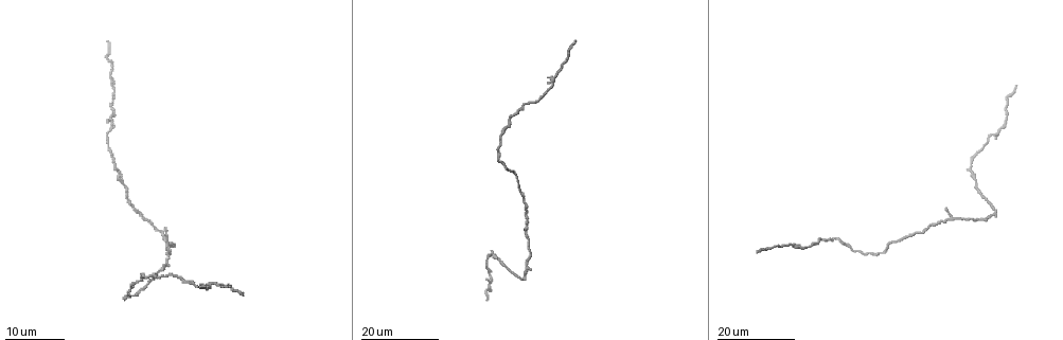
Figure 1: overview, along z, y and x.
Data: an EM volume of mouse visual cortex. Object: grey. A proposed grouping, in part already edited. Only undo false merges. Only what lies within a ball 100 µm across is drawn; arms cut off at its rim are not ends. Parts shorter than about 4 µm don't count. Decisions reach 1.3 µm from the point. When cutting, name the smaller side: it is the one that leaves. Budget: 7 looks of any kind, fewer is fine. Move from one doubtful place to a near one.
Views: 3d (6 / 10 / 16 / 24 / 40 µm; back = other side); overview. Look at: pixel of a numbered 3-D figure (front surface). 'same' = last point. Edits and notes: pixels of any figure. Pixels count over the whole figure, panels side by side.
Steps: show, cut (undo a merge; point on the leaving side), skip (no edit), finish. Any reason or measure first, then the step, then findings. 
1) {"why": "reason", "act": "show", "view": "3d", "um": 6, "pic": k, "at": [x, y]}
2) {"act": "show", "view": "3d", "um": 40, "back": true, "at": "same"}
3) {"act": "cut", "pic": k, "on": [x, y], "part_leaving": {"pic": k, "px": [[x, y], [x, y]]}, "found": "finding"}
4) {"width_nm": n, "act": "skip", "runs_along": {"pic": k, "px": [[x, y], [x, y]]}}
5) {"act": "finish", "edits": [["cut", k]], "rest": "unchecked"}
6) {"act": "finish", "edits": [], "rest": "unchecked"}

{"why": "sudden change in width", "act": "show", "view": "3d", "um": 16, "pic": 1, "at": [969, 219]}

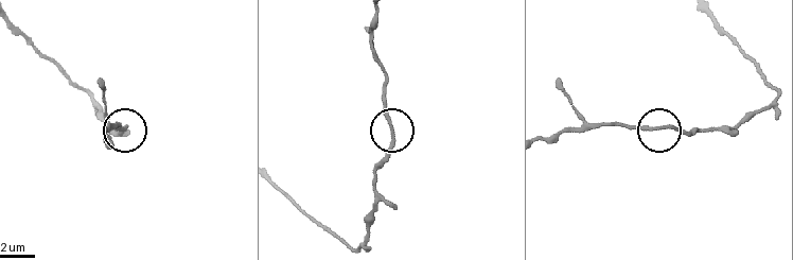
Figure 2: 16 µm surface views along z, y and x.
{"why": "closer look", "act": "show", "view": "3d", "um": 6, "pic": 2, "at": [390, 137]}

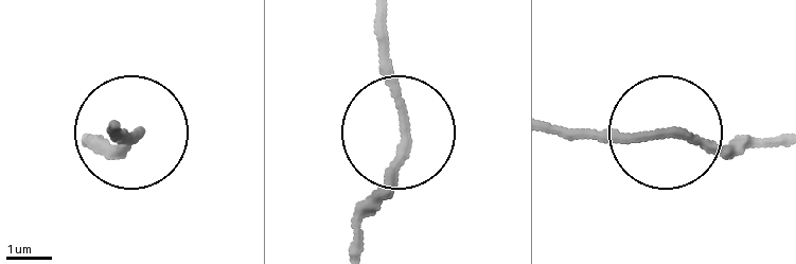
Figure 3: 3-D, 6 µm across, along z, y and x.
{"width_nm": 190, "act": "skip", "runs_along": {"pic": 3, "px": [[556, 133], [770, 143]]}, "found": "one neuron here"}

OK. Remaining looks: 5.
{"why": "calibre changes", "act": "show", "view": "3d", "um": 24, "pic": 1, "at": [520, 193]}

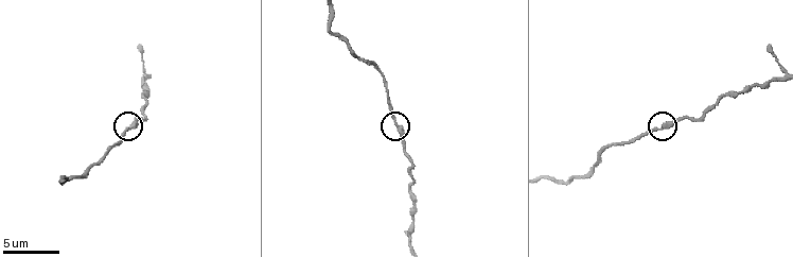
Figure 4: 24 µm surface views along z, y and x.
{"why": "closer look", "act": "show", "view": "3d", "um": 10, "pic": 4, "at": [397, 121]}

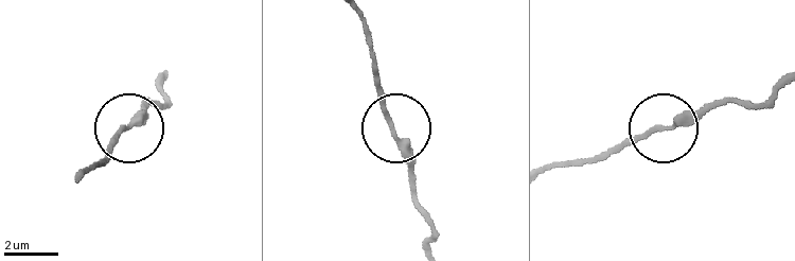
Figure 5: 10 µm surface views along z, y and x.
{"why": "from behind", "act": "show", "view": "3d", "um": 10, "back": true, "pic": 5, "at": [127, 125]}

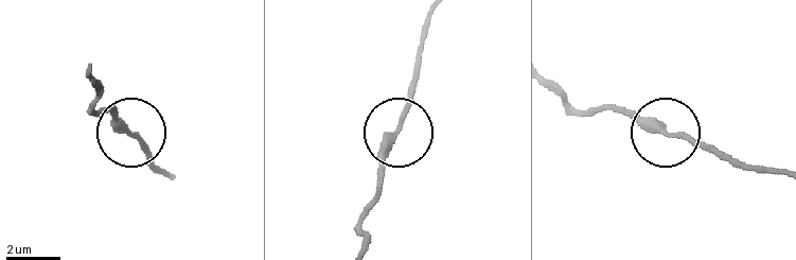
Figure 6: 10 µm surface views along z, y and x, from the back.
{"act": "skip", "runs_along": {"pic": 6, "px": [[361, 243], [417, 54]]}, "found": "all the same neuron"}

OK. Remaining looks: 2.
{"act": "show", "view": "3d", "um": 6, "pic": 4, "at": [411, 222]}

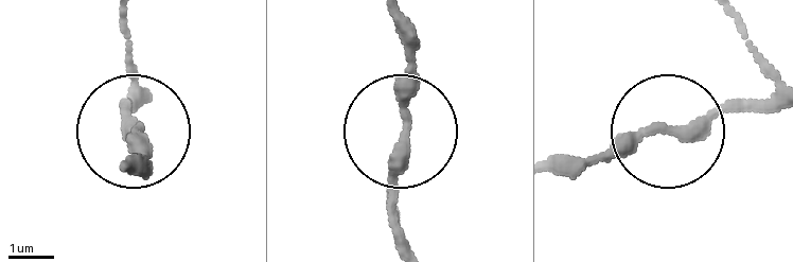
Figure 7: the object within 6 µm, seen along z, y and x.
{"act": "skip", "runs_along": {"pic": 7, "px": [[399, 22], [410, 114], [399, 246]]}, "found": "all the same neuron"}

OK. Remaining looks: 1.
{"act": "finish", "edits": [], "rest": "unchecked"}

